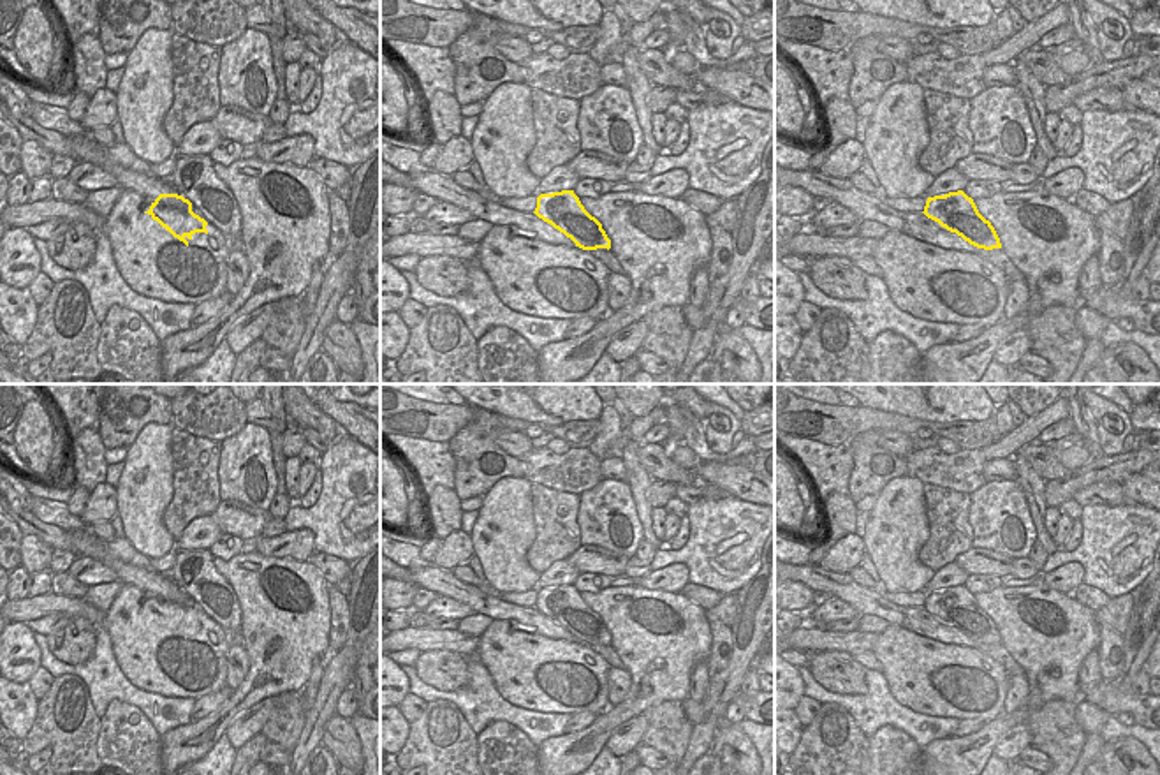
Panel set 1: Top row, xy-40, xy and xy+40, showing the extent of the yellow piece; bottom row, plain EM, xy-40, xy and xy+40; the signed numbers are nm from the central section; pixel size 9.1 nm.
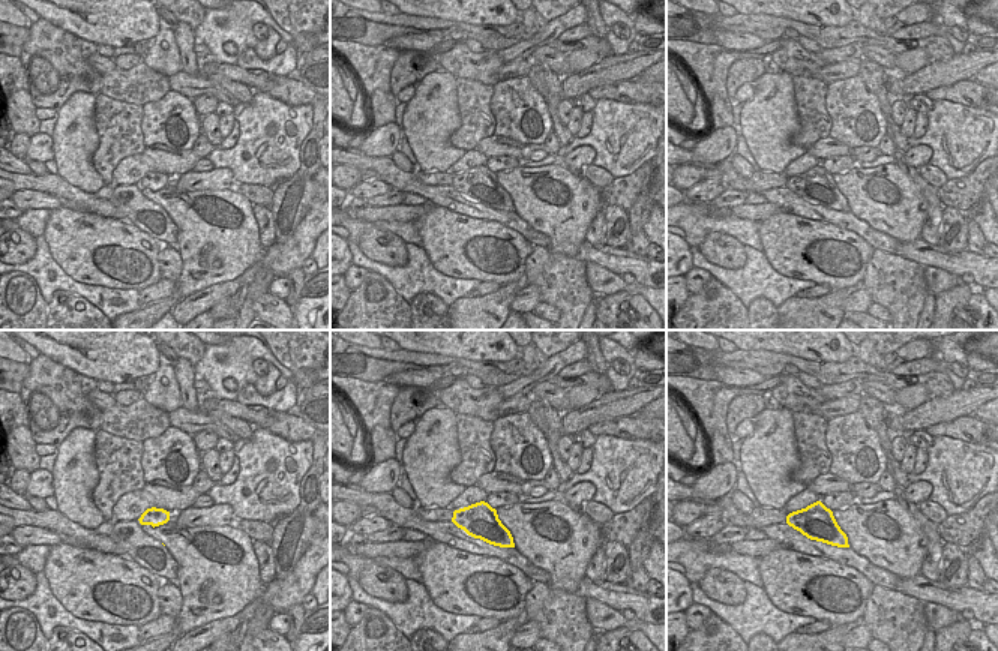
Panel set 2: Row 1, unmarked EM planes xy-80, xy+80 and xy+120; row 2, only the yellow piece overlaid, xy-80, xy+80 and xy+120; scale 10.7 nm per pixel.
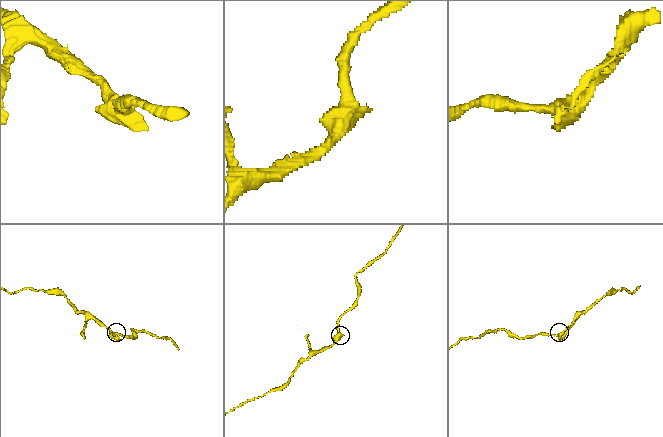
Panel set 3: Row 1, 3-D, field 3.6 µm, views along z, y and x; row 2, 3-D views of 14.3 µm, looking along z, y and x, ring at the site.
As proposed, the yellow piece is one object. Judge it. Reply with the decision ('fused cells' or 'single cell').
fused cells

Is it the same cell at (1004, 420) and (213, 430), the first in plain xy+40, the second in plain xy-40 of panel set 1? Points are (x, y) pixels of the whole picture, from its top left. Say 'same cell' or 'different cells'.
same cell

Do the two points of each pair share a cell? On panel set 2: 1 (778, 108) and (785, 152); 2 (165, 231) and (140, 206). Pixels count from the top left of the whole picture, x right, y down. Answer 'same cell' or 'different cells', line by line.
1: same cell
2: same cell

